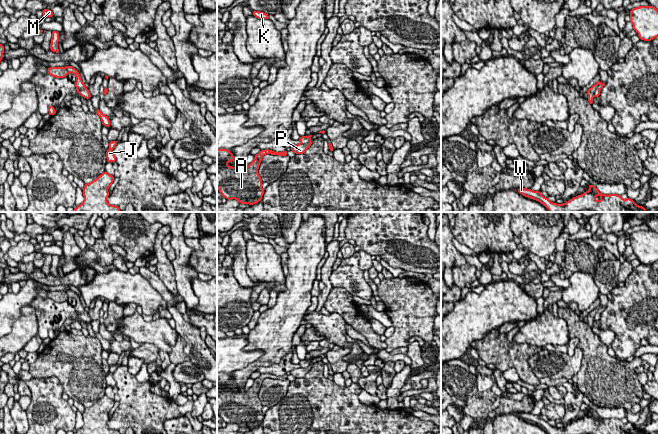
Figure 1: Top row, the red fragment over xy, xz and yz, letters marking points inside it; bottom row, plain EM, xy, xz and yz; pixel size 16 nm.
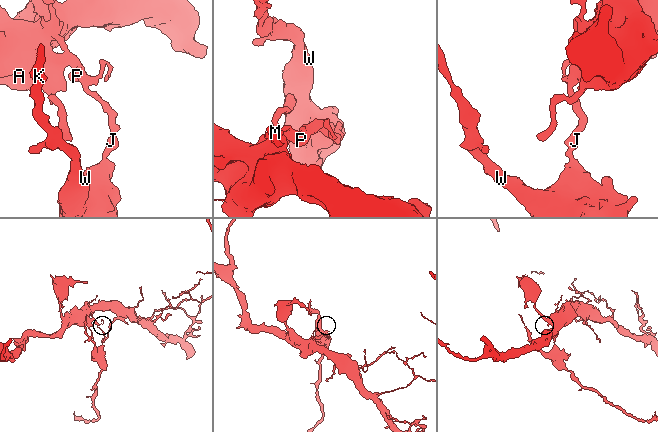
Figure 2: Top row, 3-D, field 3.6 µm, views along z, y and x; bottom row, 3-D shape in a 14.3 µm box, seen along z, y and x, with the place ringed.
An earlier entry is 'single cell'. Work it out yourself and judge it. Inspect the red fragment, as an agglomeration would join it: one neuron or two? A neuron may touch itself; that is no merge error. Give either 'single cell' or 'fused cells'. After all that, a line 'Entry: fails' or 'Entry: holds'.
fused cells
Entry: fails

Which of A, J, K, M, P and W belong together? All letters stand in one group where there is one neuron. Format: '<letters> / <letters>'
A P / J K M W

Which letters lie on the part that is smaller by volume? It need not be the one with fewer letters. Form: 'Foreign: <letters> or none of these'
Foreign: J, K, M, W

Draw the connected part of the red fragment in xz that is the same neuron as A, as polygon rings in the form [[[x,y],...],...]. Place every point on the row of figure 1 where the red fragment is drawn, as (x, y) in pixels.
[[[217,149],[217,188],[227,200],[235,199],[240,204],[249,206],[262,200],[264,190],[258,169],[265,154],[287,156],[288,151],[275,152],[269,149],[261,150],[254,160],[245,167],[228,166],[234,161],[234,155],[227,149]]]

